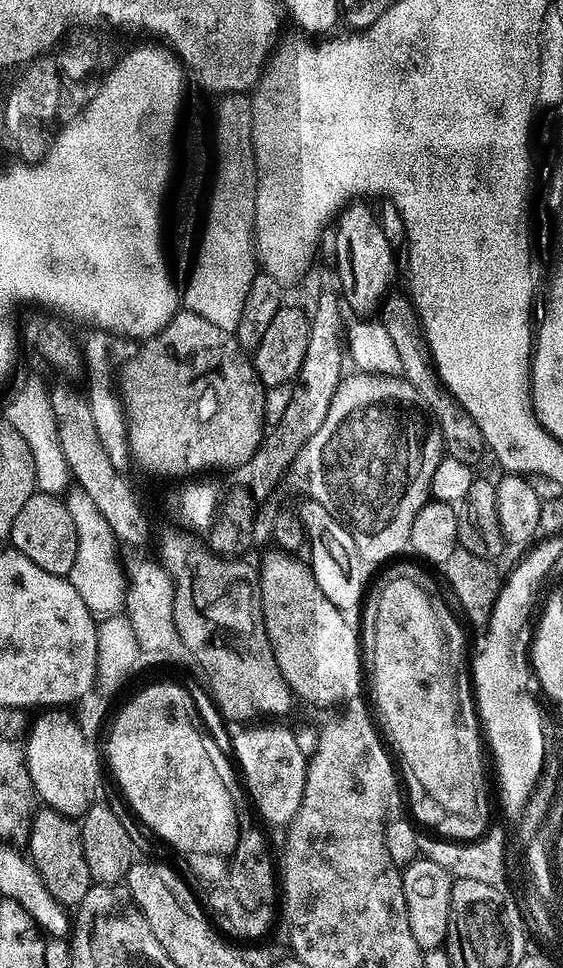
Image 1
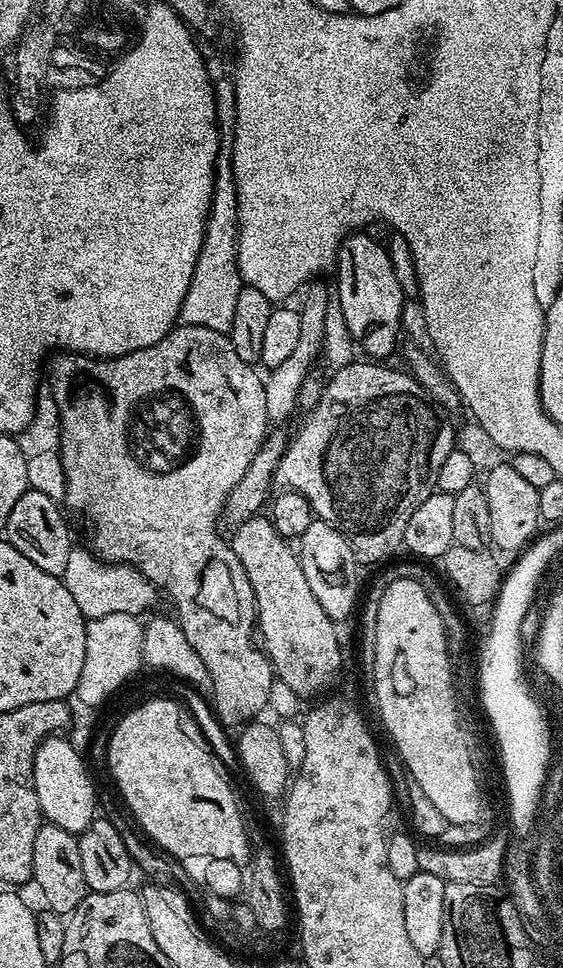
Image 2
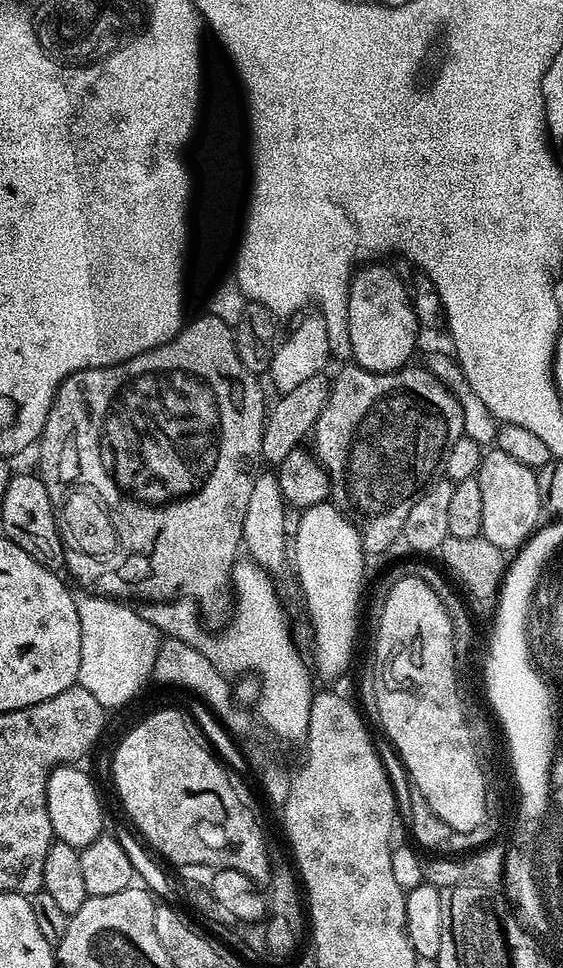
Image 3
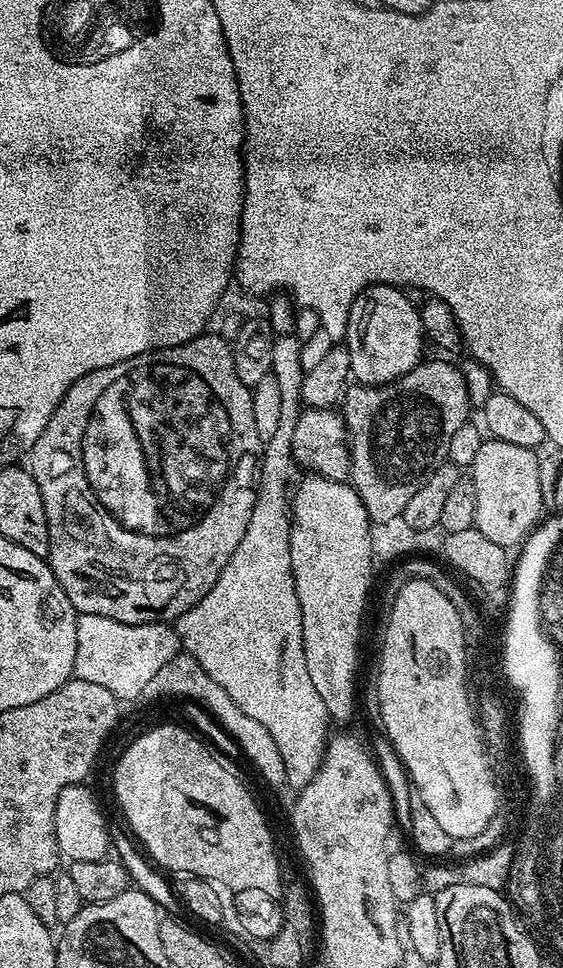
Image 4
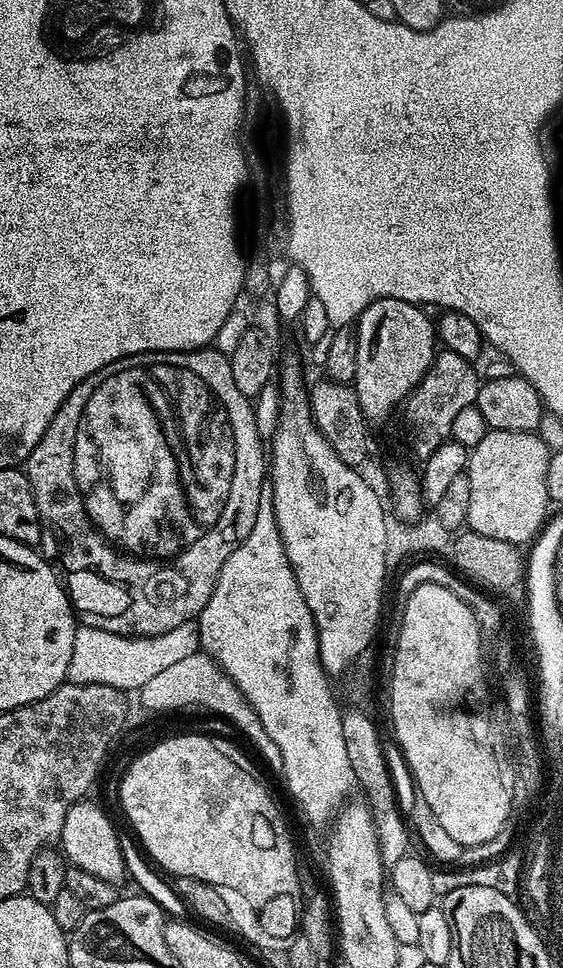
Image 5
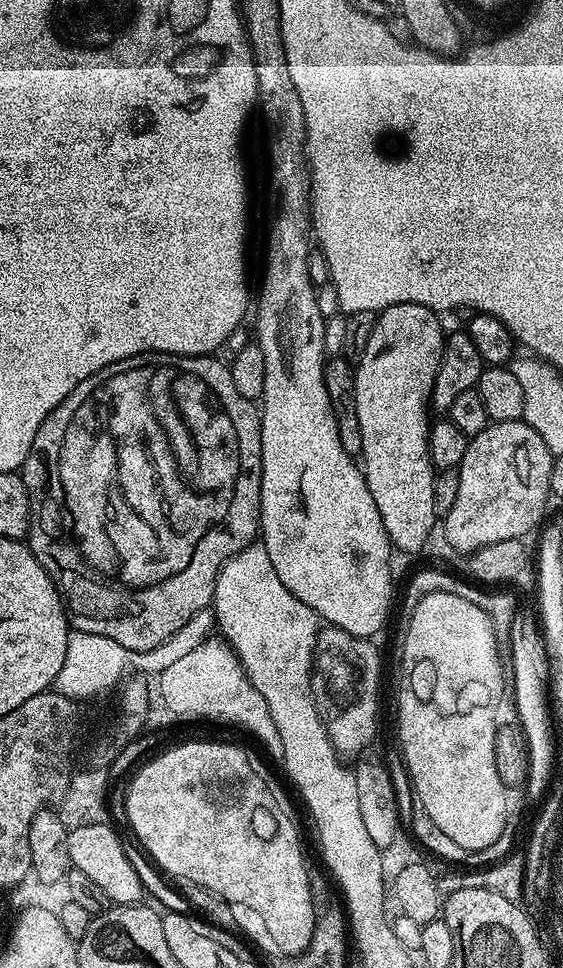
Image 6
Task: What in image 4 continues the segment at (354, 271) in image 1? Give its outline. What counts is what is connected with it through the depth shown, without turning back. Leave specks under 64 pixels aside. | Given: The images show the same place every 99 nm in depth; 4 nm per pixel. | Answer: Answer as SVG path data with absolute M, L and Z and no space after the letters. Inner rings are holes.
M372 284L362 296L357 296L348 315L348 335L346 347L350 354L352 367L351 379L357 384L389 384L400 376L406 375L421 363L425 355L426 337L422 330L419 307L408 296L403 296L401 289L394 284Z

